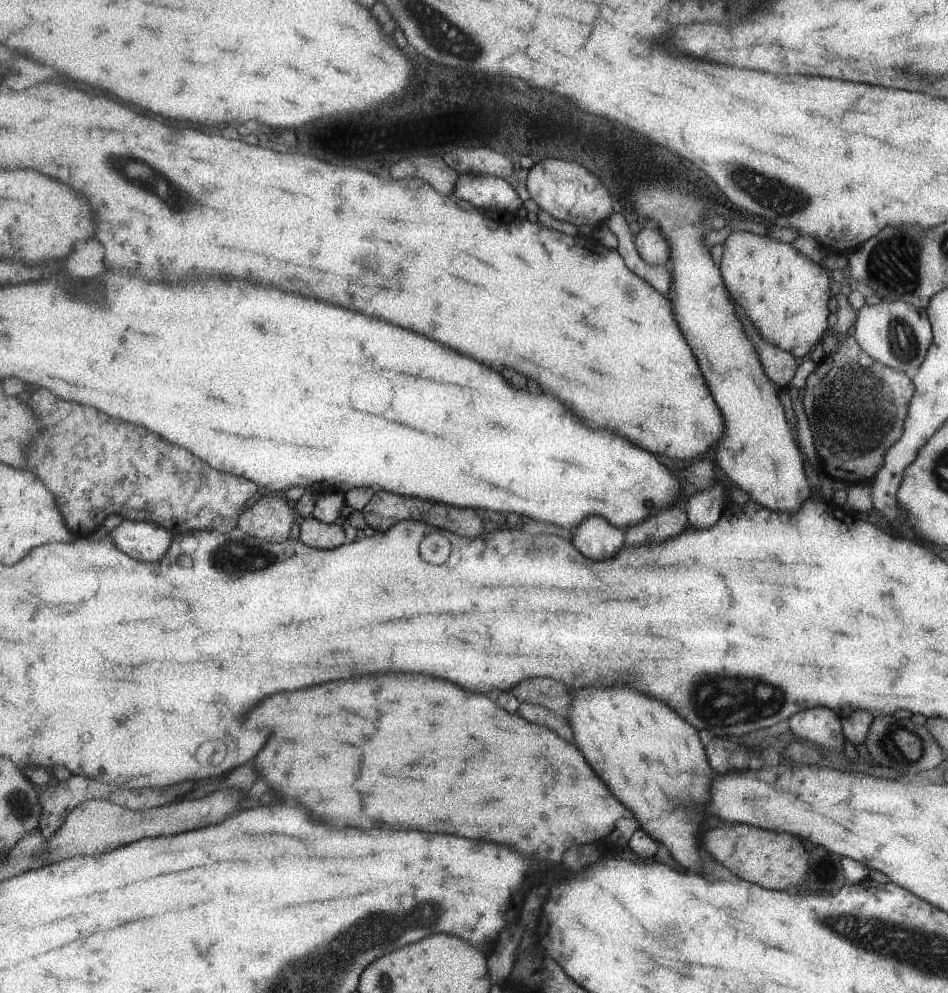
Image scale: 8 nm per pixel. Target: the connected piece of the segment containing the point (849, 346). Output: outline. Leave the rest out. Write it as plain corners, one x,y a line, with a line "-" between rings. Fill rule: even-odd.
846,336
839,343
838,349
833,354
823,356
817,363
817,368
806,378
804,384
805,392
803,392
803,400
801,400
805,416
807,416
807,422
809,422
809,430
811,430
817,456
821,458
821,464
819,464
821,473
831,478
831,480
835,478
835,480
843,481
848,485
868,483
869,479
876,473
876,470
884,464
884,454
888,448
901,436
905,428
905,417
908,416
908,406
909,402
912,401
914,389
913,377
910,374
893,370
891,367
875,362
870,355
865,354
865,351
860,349
856,339
851,336

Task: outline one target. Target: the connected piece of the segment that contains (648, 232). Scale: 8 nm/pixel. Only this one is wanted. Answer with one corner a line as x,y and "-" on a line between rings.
643,228
633,240
638,255
649,265
665,265
669,256
669,243
654,228

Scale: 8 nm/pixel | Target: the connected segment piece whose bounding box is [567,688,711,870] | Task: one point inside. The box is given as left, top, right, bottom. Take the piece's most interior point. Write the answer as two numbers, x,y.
633,742

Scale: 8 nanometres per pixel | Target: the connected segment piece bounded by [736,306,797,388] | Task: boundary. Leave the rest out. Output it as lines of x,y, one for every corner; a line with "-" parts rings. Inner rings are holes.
736,307
736,313
742,322
742,326
745,326
745,332
750,341
753,344
757,342
756,350
758,357
765,358
765,370
769,370
767,376
773,378
773,382
777,382
777,386
784,387
791,380
795,372
797,366
795,357
790,352
782,351
780,348
765,342
765,339
758,335
753,323
745,316
741,307

